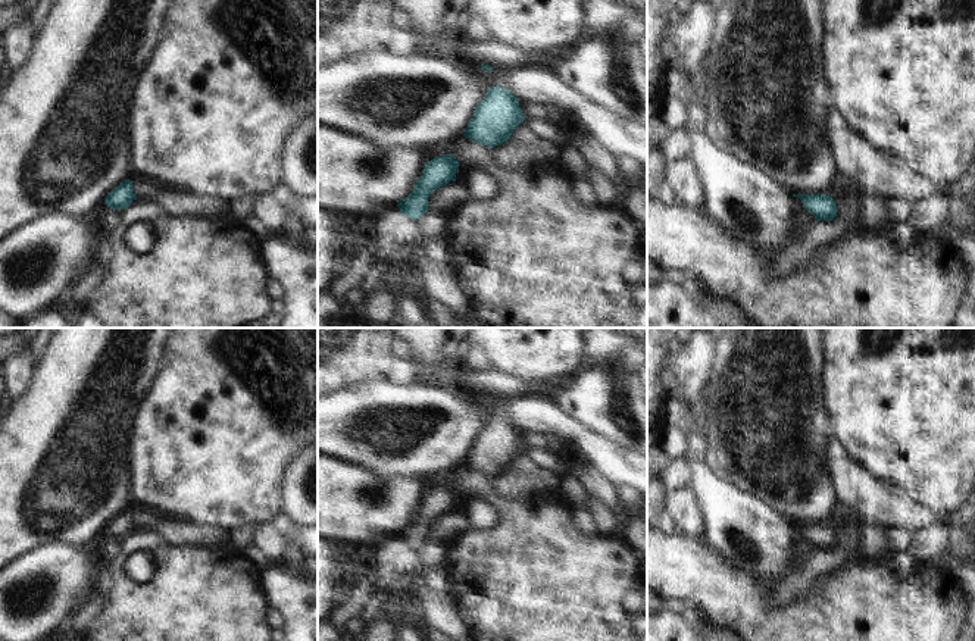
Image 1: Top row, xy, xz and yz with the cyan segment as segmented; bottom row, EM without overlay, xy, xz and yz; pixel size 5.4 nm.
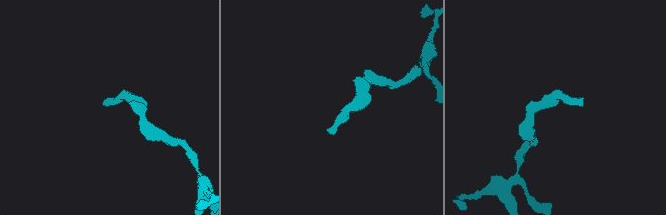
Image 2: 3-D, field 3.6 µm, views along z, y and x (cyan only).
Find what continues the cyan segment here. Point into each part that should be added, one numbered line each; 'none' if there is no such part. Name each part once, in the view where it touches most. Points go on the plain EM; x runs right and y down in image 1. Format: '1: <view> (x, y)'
none

